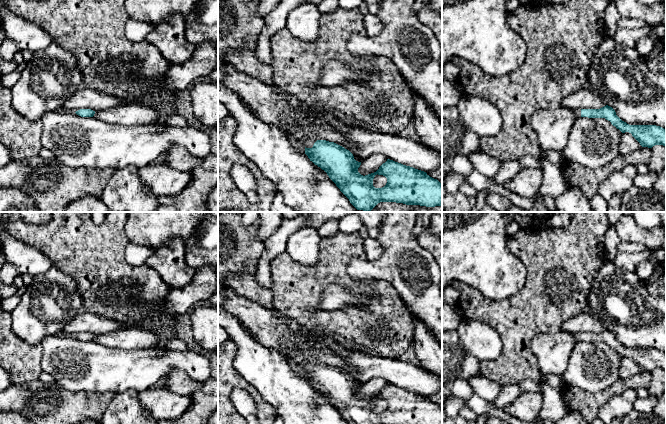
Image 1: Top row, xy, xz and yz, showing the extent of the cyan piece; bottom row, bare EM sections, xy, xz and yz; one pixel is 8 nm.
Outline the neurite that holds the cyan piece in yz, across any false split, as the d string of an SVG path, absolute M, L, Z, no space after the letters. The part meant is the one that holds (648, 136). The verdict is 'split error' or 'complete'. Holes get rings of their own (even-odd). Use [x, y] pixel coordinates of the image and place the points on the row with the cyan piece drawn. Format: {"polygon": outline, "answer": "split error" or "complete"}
{"polygon": "M608 105L600 109L574 109L574 114L576 117L605 118L622 133L631 133L642 147L652 148L655 145L666 147L666 129L656 125L629 125Z", "answer": "split error"}

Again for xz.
{"polygon": "M317 140L312 148L305 147L305 154L310 161L327 173L357 210L370 212L380 202L426 207L442 206L442 183L424 171L387 159L376 172L363 176L358 172L361 162L356 161L349 150L326 140ZM377 174L387 178L387 183L382 188L373 186L373 179Z", "answer": "complete"}

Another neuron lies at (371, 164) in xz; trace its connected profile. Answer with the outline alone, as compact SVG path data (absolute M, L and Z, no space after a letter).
M374 154L372 156L367 157L361 162L361 165L358 168L358 172L363 176L374 173L386 161L387 158L385 156Z

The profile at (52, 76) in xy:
M52 43L33 53L31 61L11 88L11 106L27 120L41 120L45 113L60 110L62 104L82 87L84 87L82 73L73 52Z

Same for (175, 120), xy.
M176 113L168 117L166 125L170 127L187 127L189 124L184 117Z

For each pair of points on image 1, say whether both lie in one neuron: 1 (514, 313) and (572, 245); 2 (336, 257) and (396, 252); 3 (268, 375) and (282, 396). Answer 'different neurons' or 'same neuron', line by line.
1: same neuron
2: different neurons
3: same neuron

